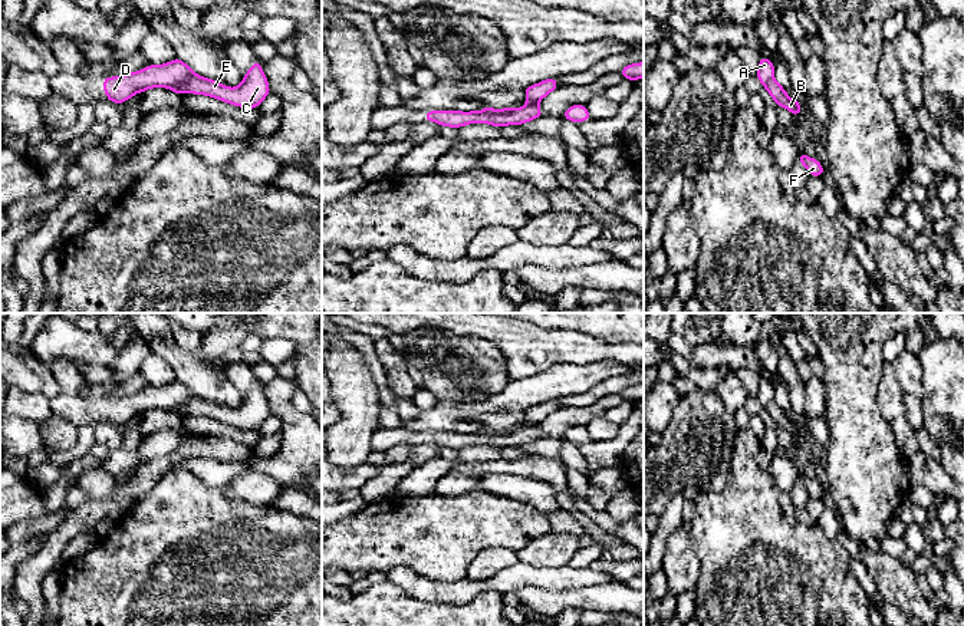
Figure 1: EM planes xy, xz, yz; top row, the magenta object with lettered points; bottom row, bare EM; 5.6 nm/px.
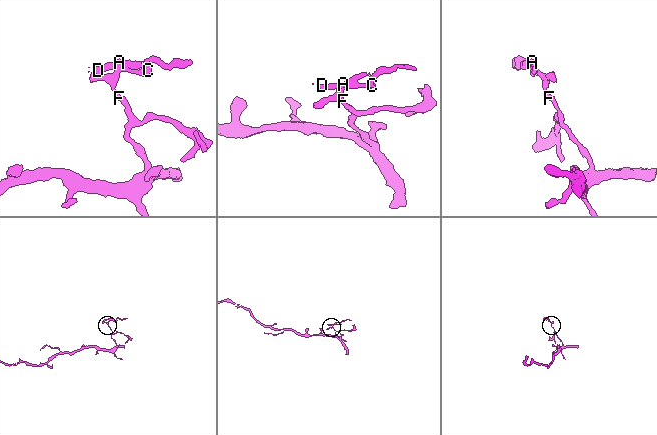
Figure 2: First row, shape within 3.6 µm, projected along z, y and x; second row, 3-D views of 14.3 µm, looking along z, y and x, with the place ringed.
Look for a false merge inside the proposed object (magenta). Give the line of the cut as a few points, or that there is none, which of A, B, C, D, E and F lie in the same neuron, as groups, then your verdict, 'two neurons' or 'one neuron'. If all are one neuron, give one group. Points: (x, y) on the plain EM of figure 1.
xz (517, 430), (509, 434), (497, 434), (487, 442) | A D / B C E F | two neurons

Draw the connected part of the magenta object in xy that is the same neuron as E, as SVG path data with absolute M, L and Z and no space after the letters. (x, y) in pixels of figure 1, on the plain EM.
M254 382L249 393L244 395L241 406L237 409L227 409L217 402L197 396L187 402L172 405L168 411L177 416L185 414L193 416L207 416L244 431L259 429L263 421L272 415L259 382Z

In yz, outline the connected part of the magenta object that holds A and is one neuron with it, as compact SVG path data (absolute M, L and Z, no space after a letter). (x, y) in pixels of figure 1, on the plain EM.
M761 378L757 389L757 401L759 403L766 408L774 399L774 385Z

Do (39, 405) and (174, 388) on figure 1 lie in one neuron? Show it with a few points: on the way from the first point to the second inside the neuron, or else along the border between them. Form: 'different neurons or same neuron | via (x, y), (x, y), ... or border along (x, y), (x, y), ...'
different neurons | border along (49, 399), (49, 408), (53, 414)

